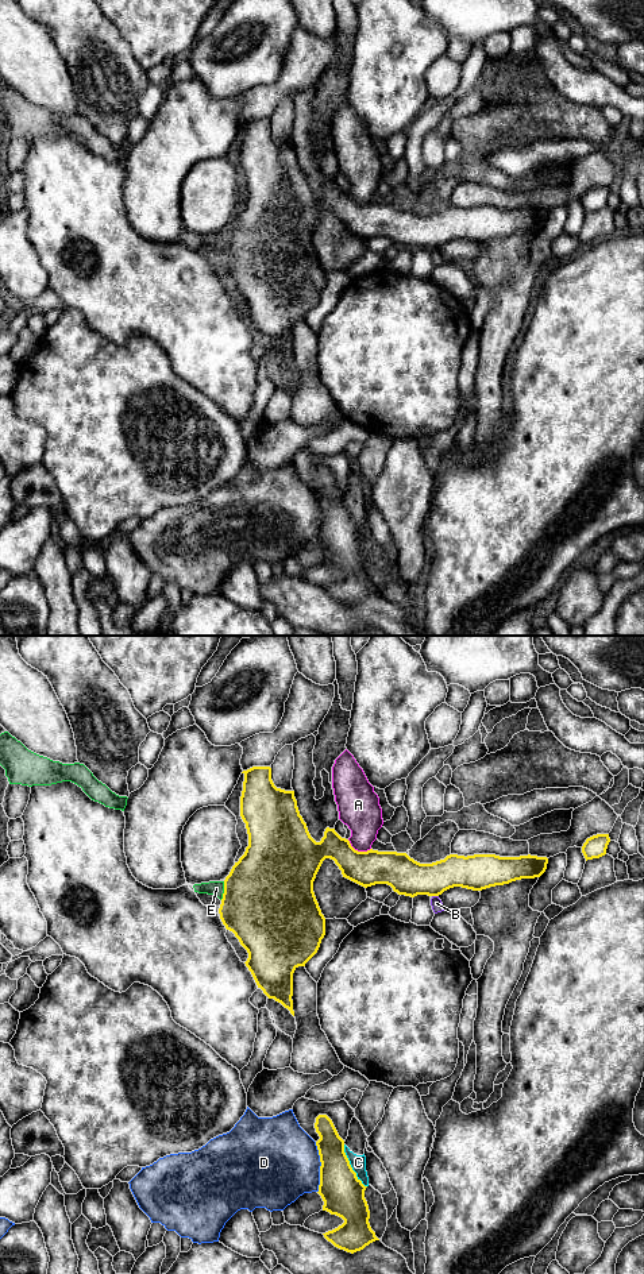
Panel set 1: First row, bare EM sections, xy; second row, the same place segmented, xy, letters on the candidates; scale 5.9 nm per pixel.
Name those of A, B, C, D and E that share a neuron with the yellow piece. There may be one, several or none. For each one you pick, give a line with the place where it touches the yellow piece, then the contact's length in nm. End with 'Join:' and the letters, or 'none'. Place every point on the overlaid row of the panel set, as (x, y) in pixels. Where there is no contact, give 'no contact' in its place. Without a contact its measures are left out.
Join: none

